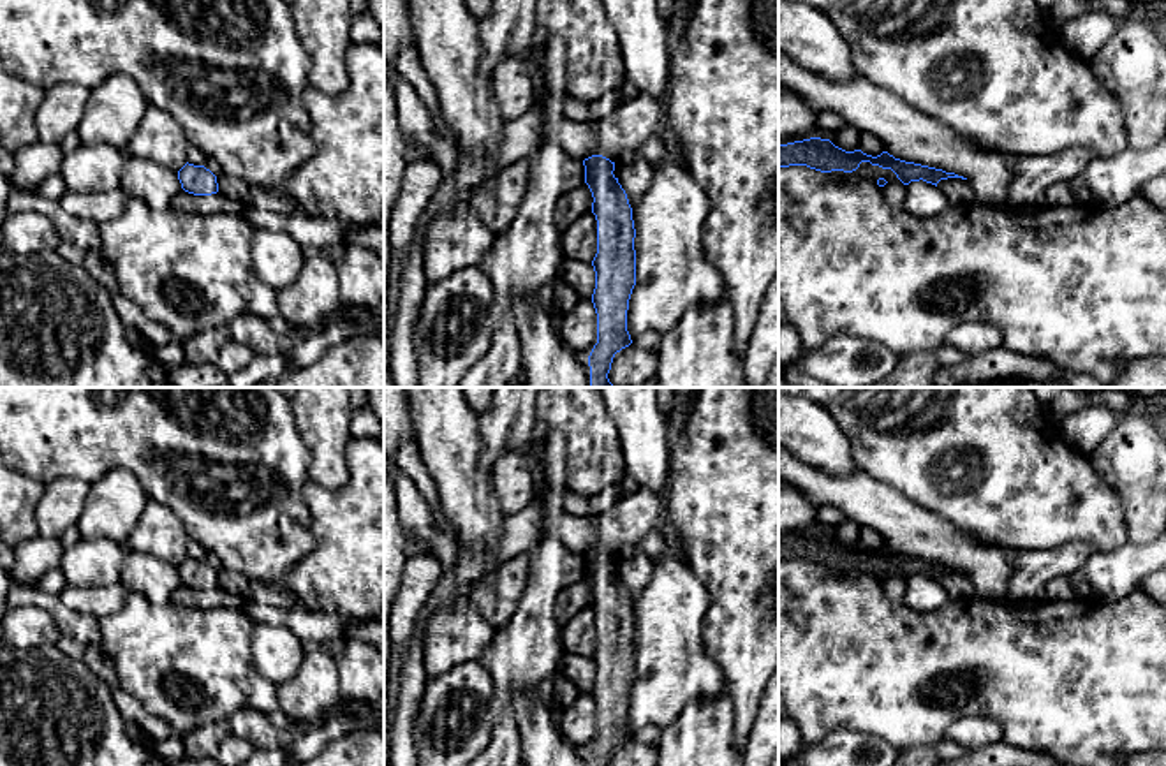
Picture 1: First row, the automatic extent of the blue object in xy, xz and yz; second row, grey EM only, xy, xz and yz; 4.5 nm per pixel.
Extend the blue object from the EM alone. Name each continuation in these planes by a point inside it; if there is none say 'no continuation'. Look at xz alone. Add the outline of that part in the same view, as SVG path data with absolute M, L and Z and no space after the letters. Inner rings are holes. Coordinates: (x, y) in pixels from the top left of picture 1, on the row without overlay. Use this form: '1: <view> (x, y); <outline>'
no continuation

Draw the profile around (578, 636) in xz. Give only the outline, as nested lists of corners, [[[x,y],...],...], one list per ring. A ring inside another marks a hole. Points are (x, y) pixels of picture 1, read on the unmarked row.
[[[592,606],[576,613],[560,634],[564,652],[571,657],[592,659],[597,648],[597,615]]]

